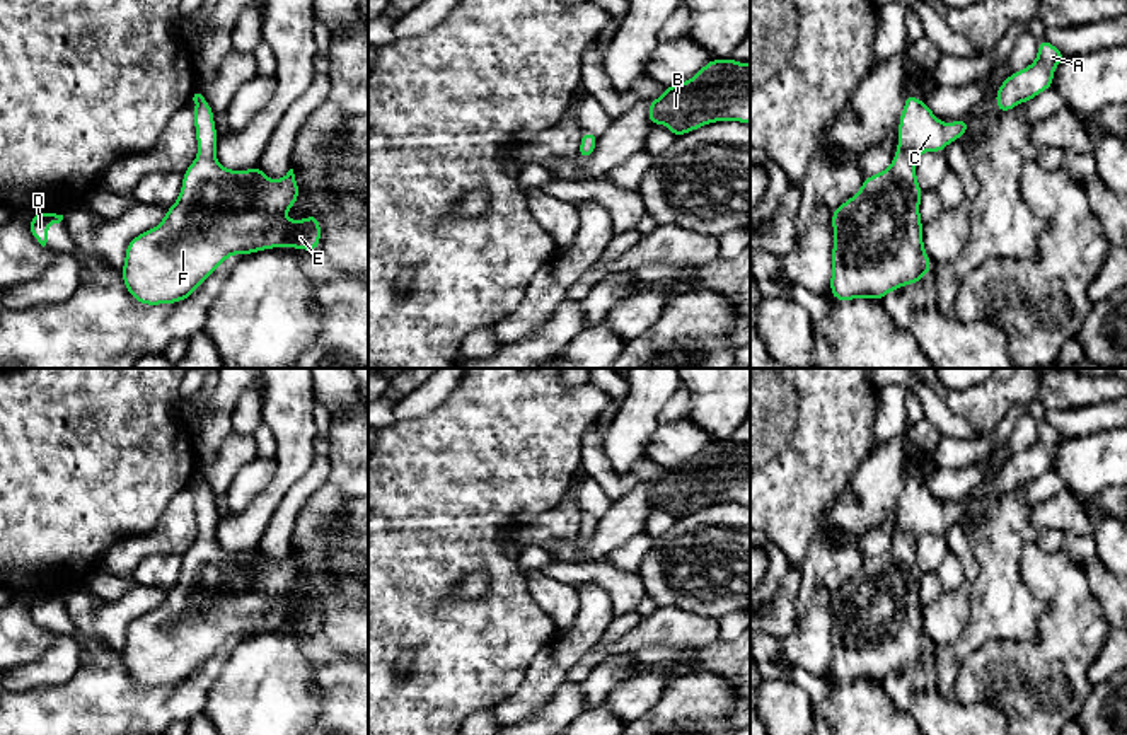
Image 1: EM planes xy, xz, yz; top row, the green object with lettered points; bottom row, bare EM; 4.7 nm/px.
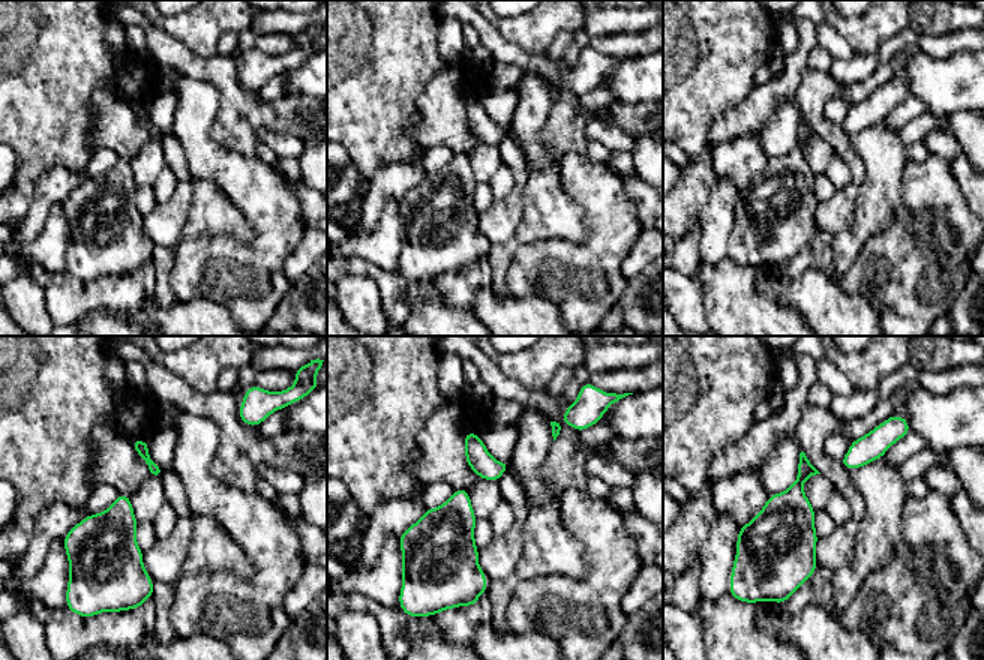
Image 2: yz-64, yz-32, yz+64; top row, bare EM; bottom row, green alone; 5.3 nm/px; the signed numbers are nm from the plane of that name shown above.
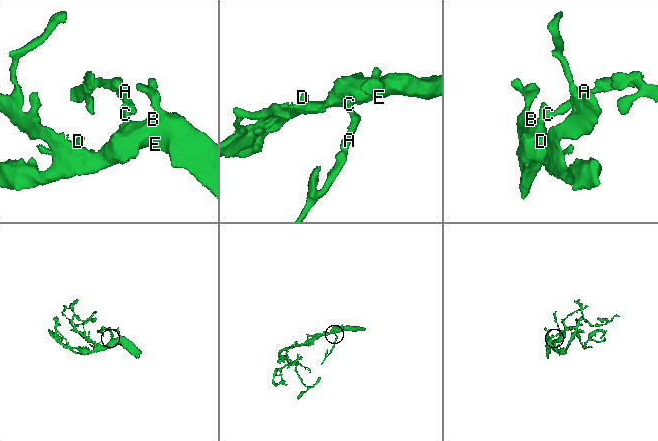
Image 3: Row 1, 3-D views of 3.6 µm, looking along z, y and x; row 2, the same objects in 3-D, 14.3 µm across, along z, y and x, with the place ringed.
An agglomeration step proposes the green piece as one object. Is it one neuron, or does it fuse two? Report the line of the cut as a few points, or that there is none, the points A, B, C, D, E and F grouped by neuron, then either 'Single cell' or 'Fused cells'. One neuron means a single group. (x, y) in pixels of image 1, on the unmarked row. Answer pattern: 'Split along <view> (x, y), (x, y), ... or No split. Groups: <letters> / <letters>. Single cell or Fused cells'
No split. Groups: A B C D E F. Single cell

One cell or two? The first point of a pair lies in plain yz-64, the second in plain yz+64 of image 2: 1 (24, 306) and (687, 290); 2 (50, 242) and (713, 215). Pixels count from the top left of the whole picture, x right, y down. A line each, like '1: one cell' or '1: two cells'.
1: one cell
2: one cell

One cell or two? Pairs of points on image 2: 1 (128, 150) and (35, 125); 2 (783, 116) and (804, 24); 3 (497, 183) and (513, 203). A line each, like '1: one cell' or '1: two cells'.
1: two cells
2: two cells
3: two cells

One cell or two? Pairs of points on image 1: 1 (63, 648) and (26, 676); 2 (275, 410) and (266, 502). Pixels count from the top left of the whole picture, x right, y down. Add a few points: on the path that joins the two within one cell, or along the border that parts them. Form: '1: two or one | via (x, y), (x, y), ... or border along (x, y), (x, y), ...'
1: one | via (55, 659), (36, 676)
2: one | via (287, 432), (287, 473), (282, 480)

